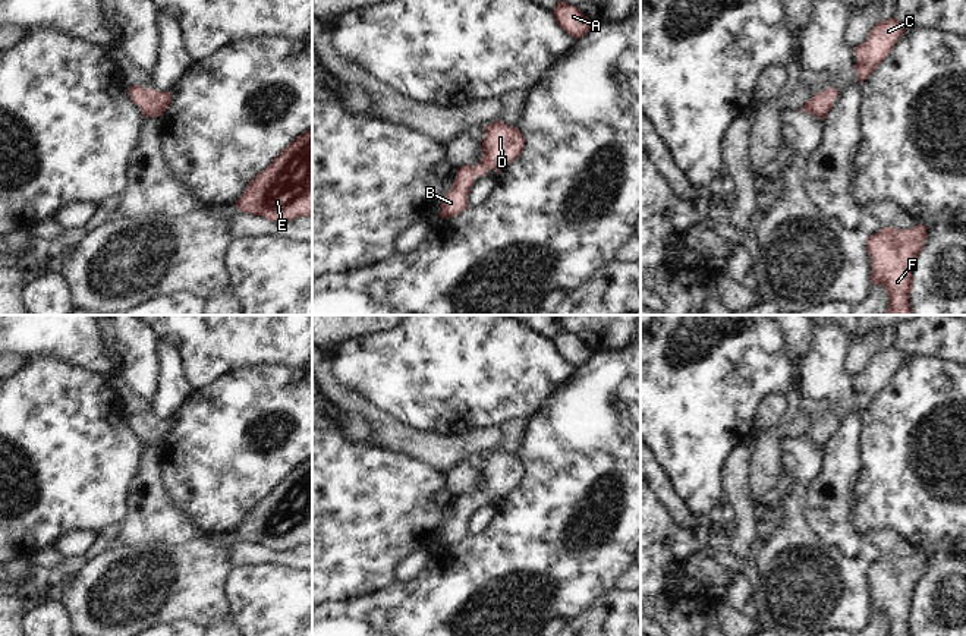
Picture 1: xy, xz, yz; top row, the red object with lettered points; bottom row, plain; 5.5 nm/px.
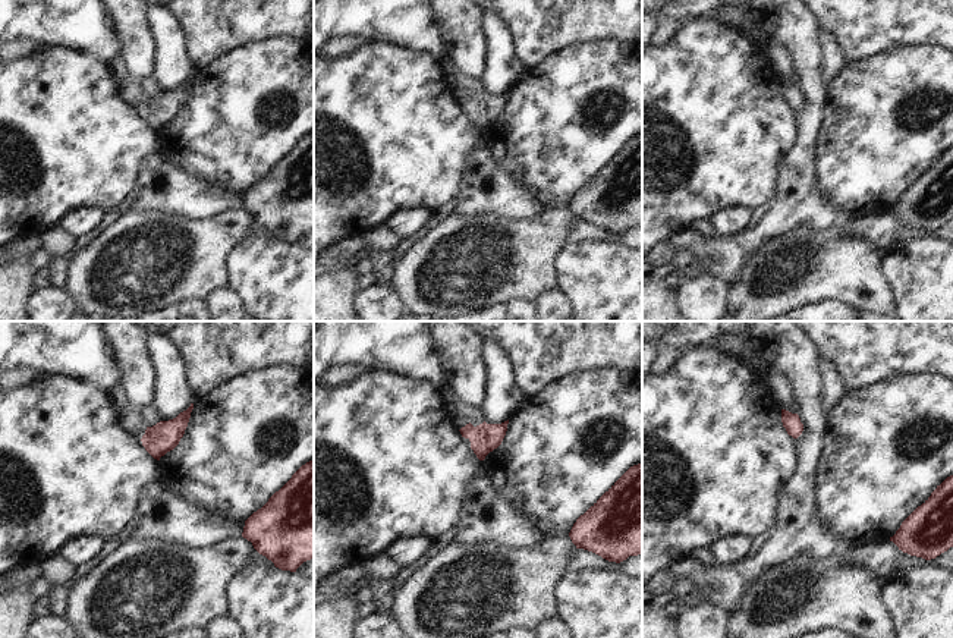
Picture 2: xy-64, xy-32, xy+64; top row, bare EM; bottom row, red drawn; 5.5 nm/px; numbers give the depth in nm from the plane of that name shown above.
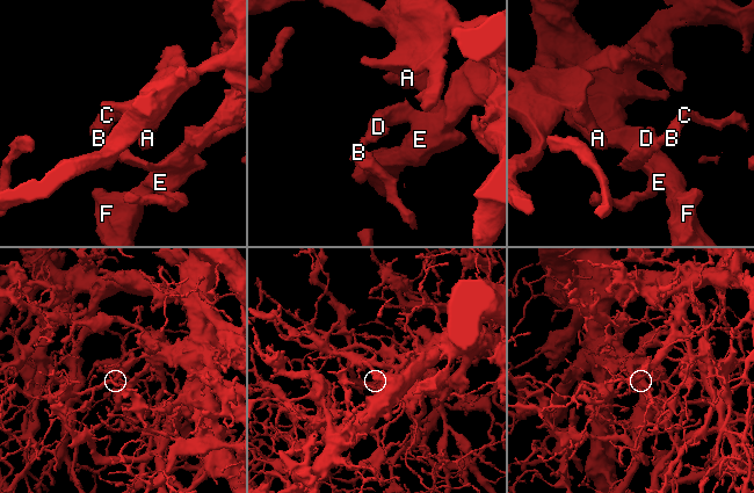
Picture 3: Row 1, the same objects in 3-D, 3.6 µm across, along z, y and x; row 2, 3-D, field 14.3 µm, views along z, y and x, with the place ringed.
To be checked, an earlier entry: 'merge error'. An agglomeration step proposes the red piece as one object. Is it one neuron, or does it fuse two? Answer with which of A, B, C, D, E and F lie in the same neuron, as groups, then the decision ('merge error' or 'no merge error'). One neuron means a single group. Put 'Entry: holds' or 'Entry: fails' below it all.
A B C D E F; no merge error
Entry: fails

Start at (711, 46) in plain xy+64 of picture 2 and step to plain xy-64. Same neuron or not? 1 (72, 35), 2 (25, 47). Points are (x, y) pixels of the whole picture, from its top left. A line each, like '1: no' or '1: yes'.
1: no
2: no

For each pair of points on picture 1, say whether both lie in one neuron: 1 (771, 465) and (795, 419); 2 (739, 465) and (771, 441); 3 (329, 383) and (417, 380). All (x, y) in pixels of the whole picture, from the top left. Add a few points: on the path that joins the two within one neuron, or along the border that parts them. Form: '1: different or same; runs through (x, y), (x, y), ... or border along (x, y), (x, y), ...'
1: same; runs through (771, 453), (771, 443), (783, 431)
2: different; border along (751, 444), (748, 490)
3: different; border along (327, 353), (332, 375), (368, 402)

